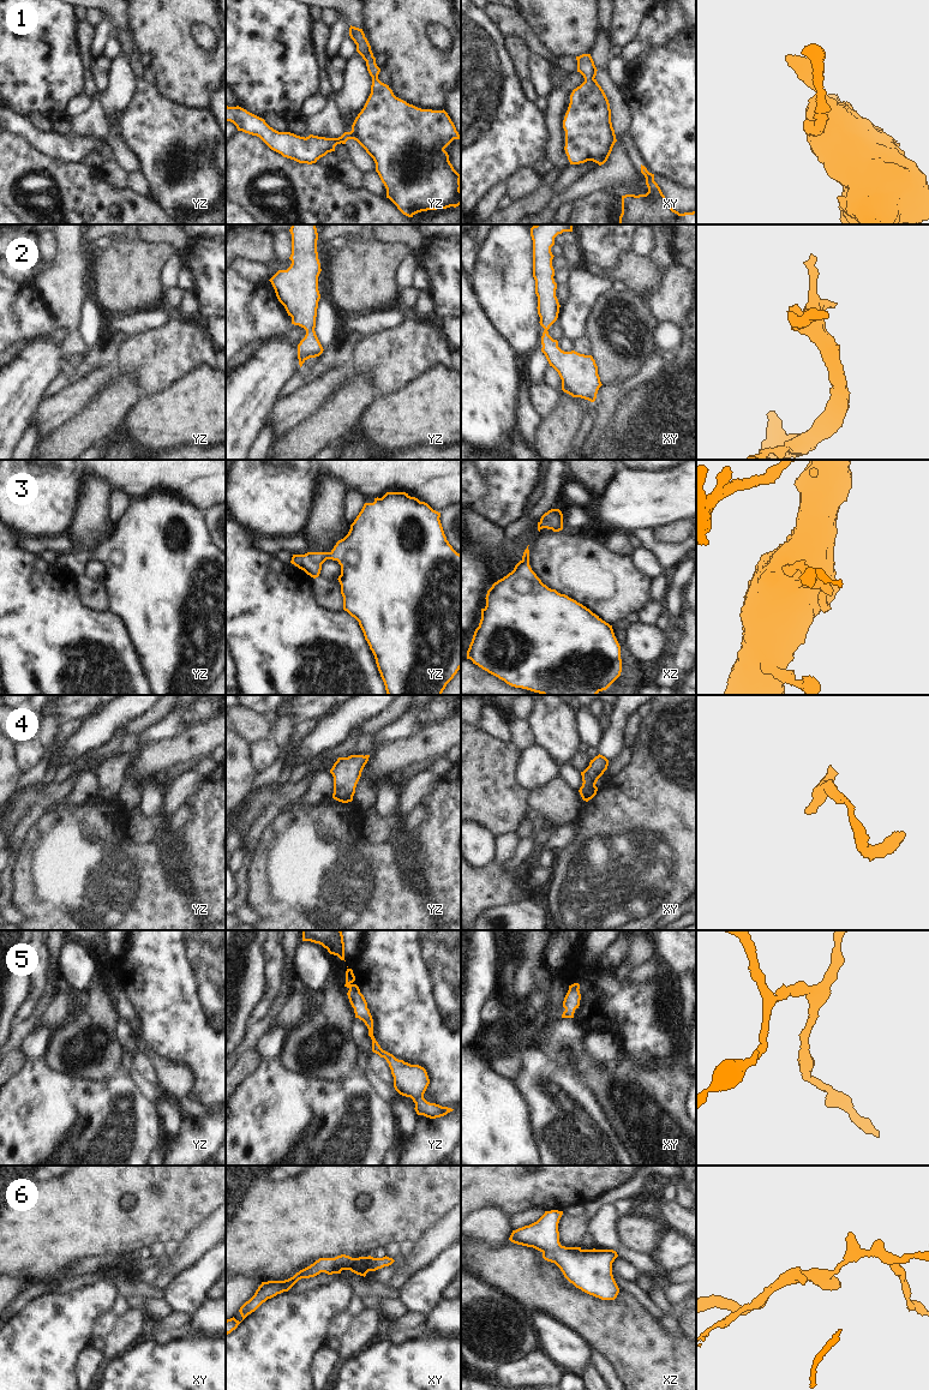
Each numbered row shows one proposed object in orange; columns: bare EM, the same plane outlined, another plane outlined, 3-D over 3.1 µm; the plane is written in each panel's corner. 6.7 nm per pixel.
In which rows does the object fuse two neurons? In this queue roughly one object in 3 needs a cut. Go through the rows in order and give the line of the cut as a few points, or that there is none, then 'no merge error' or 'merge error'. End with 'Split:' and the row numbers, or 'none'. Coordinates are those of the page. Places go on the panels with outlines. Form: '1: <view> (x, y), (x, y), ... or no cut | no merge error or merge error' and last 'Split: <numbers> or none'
1: no cut | no merge error
2: no cut | no merge error
3: no cut | no merge error
4: no cut | no merge error
5: no cut | no merge error
6: no cut | no merge error
Split: none

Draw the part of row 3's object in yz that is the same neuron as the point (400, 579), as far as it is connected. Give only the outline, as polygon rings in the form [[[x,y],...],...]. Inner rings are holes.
[[[386,492],[382,498],[374,498],[373,503],[364,504],[361,511],[350,525],[348,534],[338,540],[330,552],[293,555],[290,561],[292,564],[313,579],[319,576],[322,564],[326,559],[338,562],[341,565],[341,575],[337,580],[341,585],[343,610],[359,622],[365,640],[374,655],[388,695],[442,695],[446,684],[461,669],[461,555],[446,540],[439,517],[440,513],[433,510],[427,503],[410,497],[406,492]]]

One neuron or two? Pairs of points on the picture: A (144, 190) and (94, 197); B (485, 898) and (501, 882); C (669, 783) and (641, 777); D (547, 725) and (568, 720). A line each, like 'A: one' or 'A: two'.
A: two
B: one
C: one
D: one

